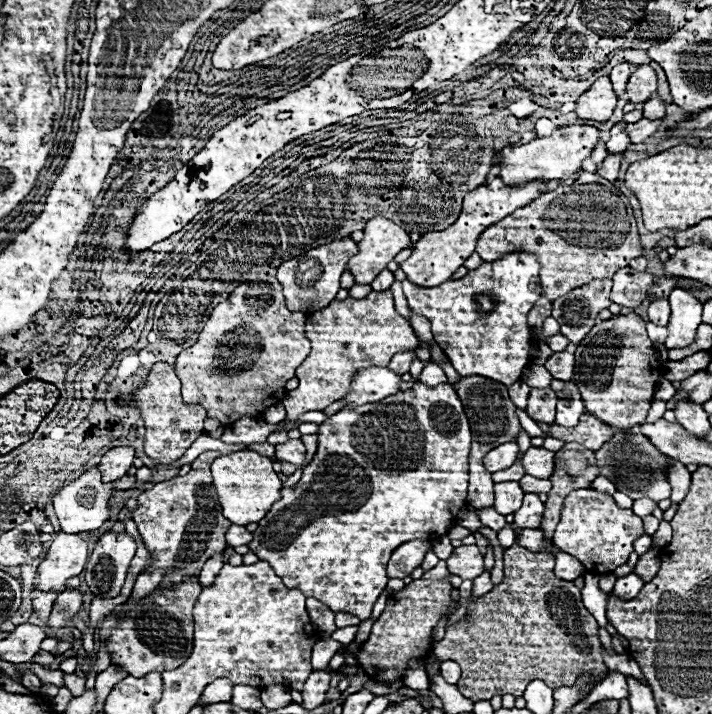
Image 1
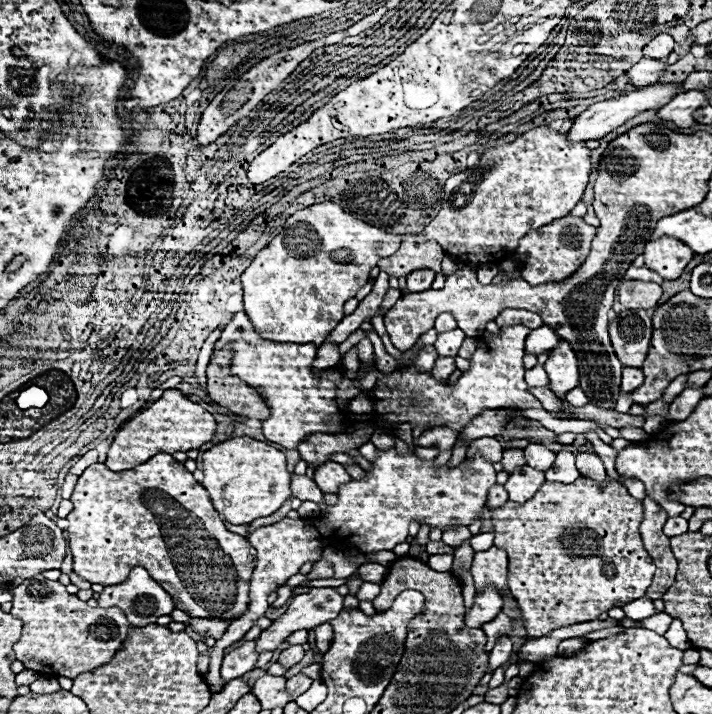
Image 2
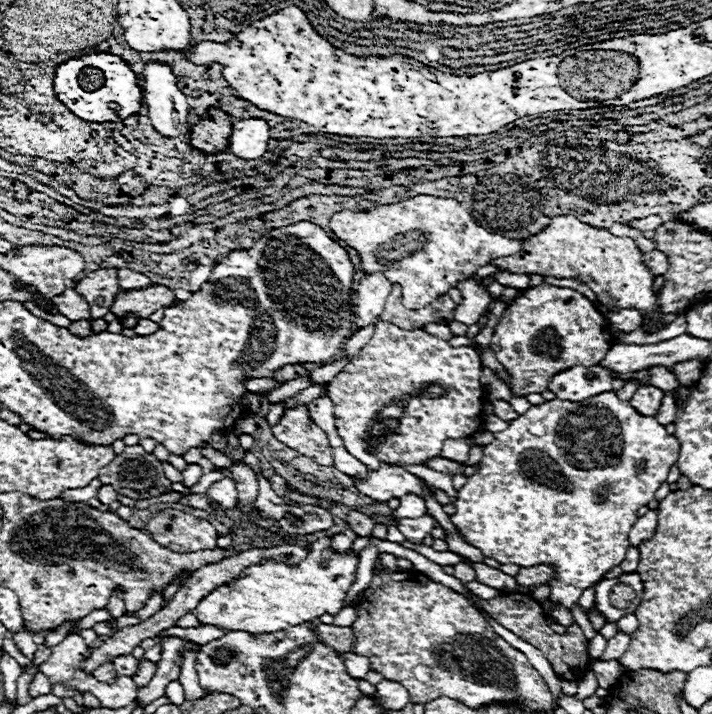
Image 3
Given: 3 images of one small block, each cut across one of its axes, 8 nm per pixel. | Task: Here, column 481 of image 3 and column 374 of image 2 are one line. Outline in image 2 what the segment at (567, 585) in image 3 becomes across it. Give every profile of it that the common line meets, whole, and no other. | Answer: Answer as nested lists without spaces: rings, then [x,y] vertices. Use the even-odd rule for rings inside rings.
[[[378,450],[378,458],[372,462],[372,470],[366,472],[366,478],[362,480],[350,480],[348,484],[342,484],[338,490],[338,504],[336,506],[328,506],[328,516],[316,516],[316,518],[300,518],[300,520],[290,520],[284,518],[272,526],[264,526],[260,530],[254,530],[248,540],[250,544],[256,548],[256,568],[252,572],[250,578],[250,606],[246,610],[246,614],[242,614],[242,618],[230,622],[226,634],[216,640],[214,652],[212,652],[212,660],[210,660],[210,672],[206,674],[208,684],[212,686],[214,692],[220,692],[220,664],[222,664],[222,650],[234,642],[238,642],[252,626],[254,620],[264,616],[266,608],[268,608],[268,594],[276,592],[290,576],[298,574],[300,566],[310,562],[310,560],[320,560],[322,558],[322,550],[326,546],[334,546],[334,548],[342,548],[342,550],[350,550],[350,548],[358,548],[364,554],[368,552],[376,552],[376,550],[394,550],[396,544],[404,542],[408,538],[408,524],[412,520],[418,520],[420,524],[430,524],[440,526],[442,530],[458,520],[464,526],[468,526],[474,518],[480,518],[484,512],[484,504],[486,504],[486,494],[490,490],[490,486],[496,484],[496,470],[490,462],[486,462],[482,456],[476,456],[472,462],[464,460],[460,466],[456,466],[454,470],[448,472],[448,464],[446,466],[434,466],[434,462],[422,462],[418,460],[414,454],[408,456],[398,456],[396,450]]]

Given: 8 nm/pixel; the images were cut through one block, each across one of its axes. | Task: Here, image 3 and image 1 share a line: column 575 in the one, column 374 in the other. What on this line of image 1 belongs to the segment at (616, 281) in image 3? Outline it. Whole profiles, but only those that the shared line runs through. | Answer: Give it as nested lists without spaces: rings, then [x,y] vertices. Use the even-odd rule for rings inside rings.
[[[374,216],[364,226],[364,238],[358,242],[358,254],[350,258],[348,270],[354,274],[356,284],[372,284],[386,264],[410,246],[412,242],[404,228],[384,216]]]

